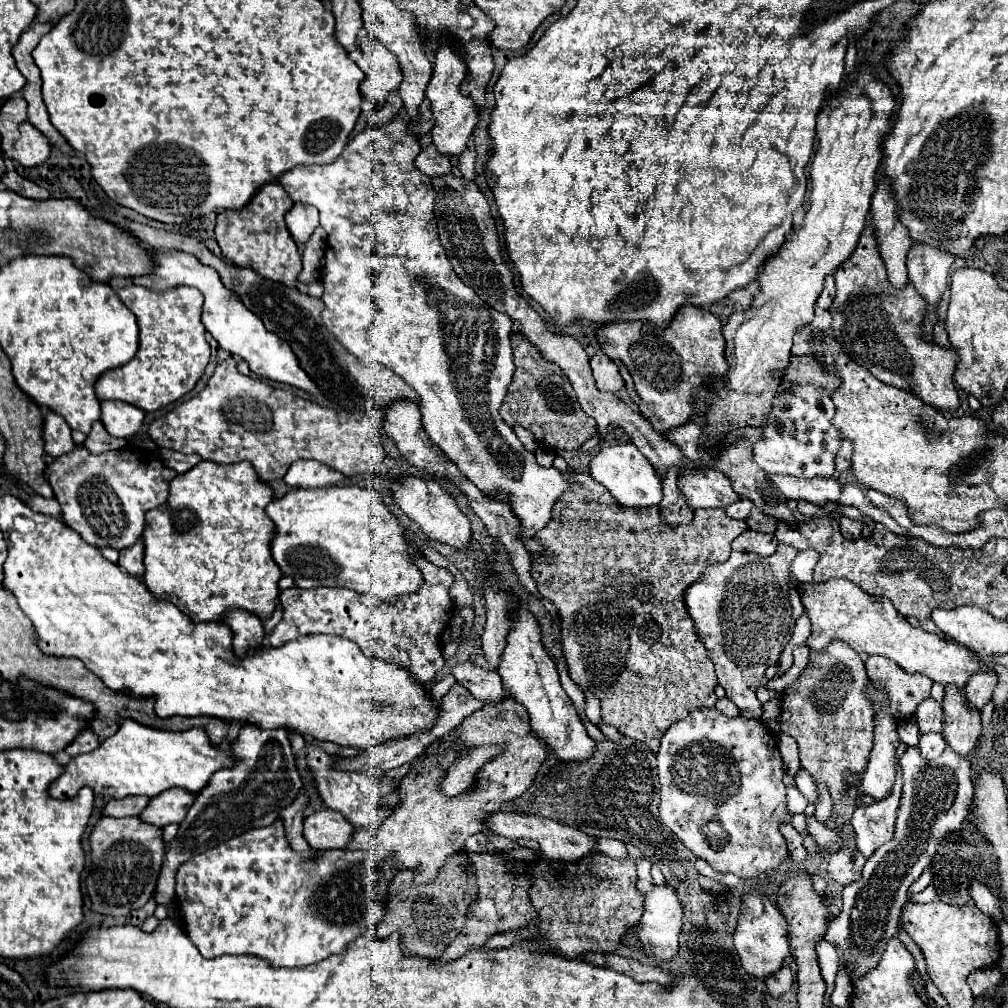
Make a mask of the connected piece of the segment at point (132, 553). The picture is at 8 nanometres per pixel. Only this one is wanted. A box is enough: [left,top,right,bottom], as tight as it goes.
[120,542,144,578]

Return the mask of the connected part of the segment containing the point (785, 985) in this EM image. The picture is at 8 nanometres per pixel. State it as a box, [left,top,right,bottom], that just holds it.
[766,968,793,996]

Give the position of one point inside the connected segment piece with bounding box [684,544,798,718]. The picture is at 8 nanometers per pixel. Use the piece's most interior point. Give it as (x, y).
(740, 608)

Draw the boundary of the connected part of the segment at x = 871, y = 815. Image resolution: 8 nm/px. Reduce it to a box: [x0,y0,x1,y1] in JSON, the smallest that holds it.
[852,740,906,858]

